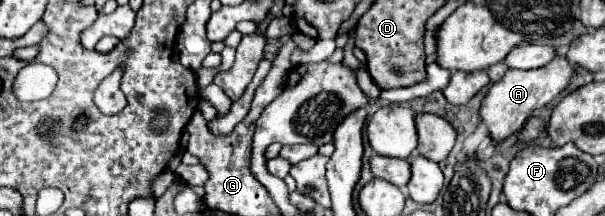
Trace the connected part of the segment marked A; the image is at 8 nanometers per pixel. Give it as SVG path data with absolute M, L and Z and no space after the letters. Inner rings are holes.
M557 53L553 57L553 61L549 61L547 65L543 65L539 69L529 69L529 71L509 69L501 77L501 81L491 85L491 89L487 91L487 97L483 99L481 113L479 113L481 121L487 123L487 127L489 127L489 133L493 137L493 141L499 143L505 137L509 137L511 133L517 133L525 125L525 121L531 117L531 113L535 109L545 107L559 93L563 93L567 89L573 75L575 75L575 65L571 65L567 61L567 57L561 55L561 53Z

